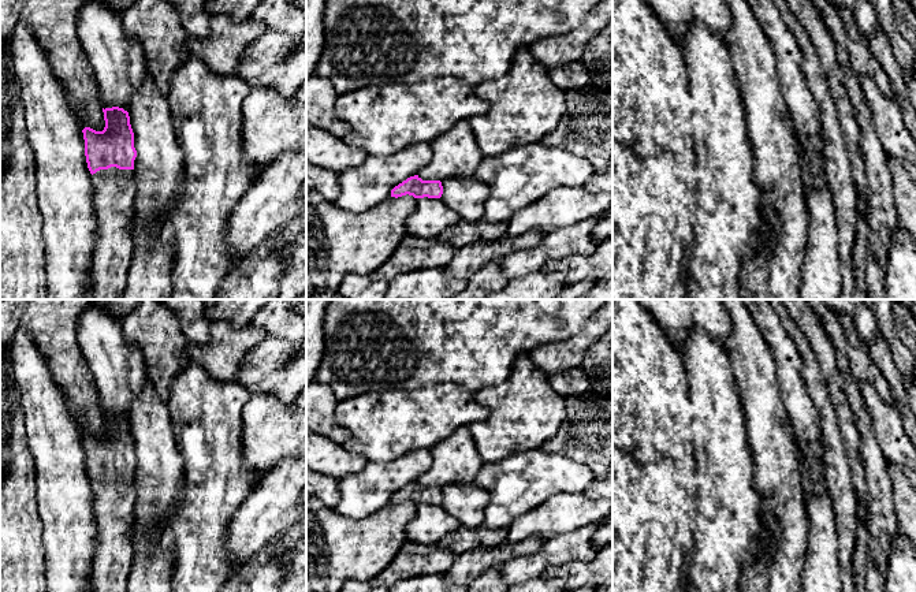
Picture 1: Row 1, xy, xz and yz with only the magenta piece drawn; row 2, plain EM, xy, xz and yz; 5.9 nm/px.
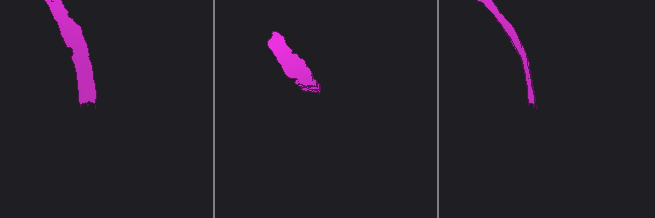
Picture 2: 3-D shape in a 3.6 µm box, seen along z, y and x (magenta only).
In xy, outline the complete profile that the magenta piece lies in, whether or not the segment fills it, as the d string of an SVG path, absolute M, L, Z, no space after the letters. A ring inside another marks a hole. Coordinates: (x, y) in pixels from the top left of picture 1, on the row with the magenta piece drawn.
M119 107L103 108L103 112L103 131L90 127L82 130L100 224L93 254L92 299L122 299L134 252L129 226L135 196L137 150L129 112Z

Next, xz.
M418 175L410 176L391 190L391 197L413 196L414 198L440 198L443 186L440 180L422 180Z

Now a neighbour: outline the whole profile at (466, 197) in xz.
M447 178L442 180L442 202L462 220L483 220L489 189L474 178Z

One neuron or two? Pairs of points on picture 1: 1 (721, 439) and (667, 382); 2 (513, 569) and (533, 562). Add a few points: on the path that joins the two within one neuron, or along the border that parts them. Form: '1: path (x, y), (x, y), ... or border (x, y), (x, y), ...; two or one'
1: border (685, 378), (692, 406), (691, 440); two
2: path (518, 569), (528, 568); one

